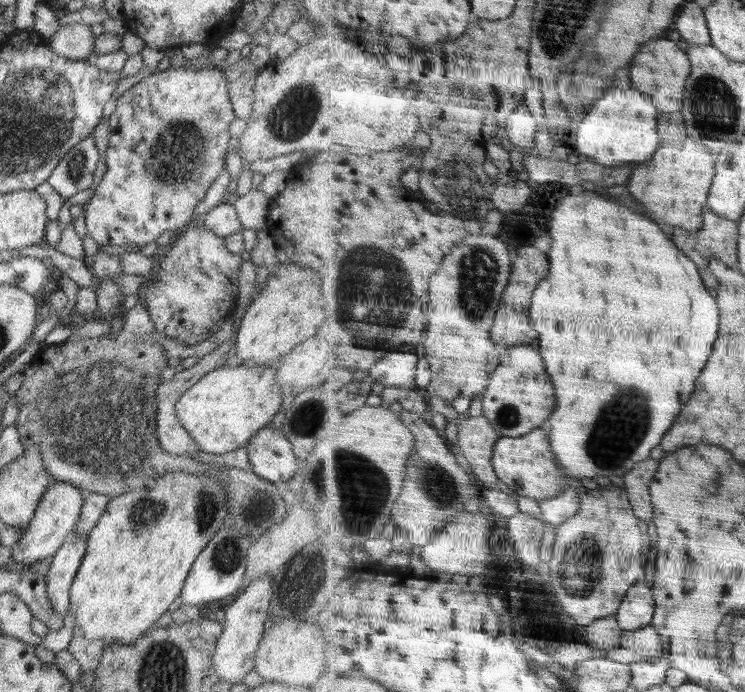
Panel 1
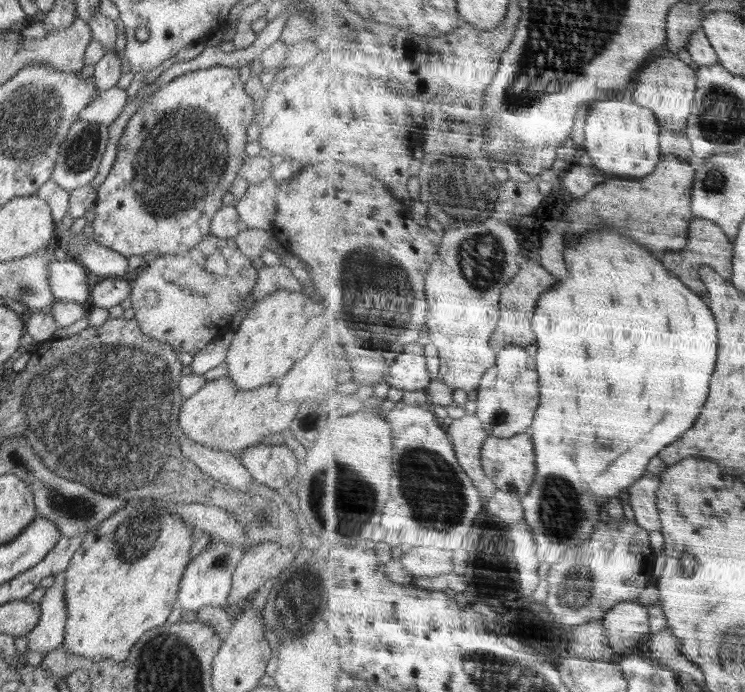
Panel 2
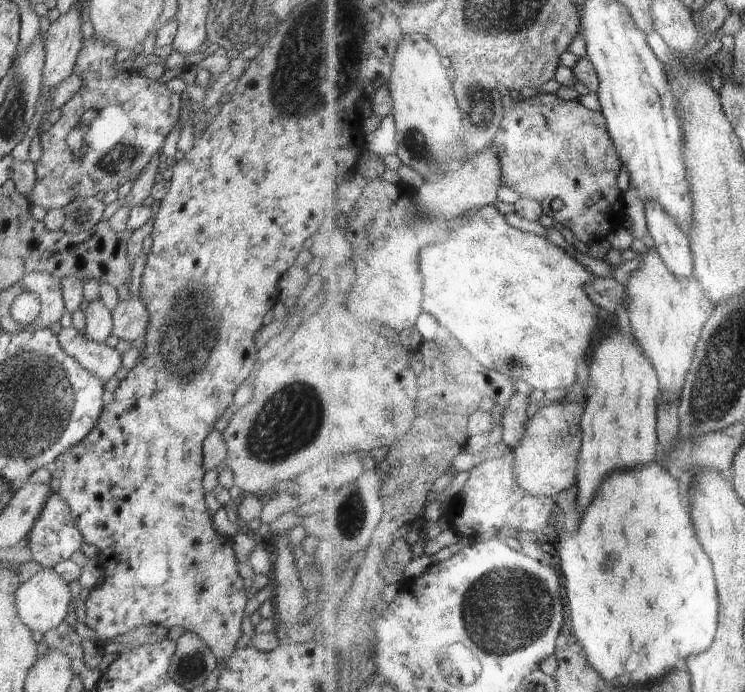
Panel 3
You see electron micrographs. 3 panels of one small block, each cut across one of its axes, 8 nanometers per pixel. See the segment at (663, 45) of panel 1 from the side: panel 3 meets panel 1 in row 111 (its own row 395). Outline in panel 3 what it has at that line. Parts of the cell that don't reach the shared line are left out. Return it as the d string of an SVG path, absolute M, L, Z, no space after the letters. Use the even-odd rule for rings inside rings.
M657 245L649 248L639 265L640 268L632 274L627 286L630 298L626 303L634 326L633 333L659 373L662 393L672 400L674 396L683 394L704 327L711 319L716 303L707 295L696 274L686 280L672 274Z

